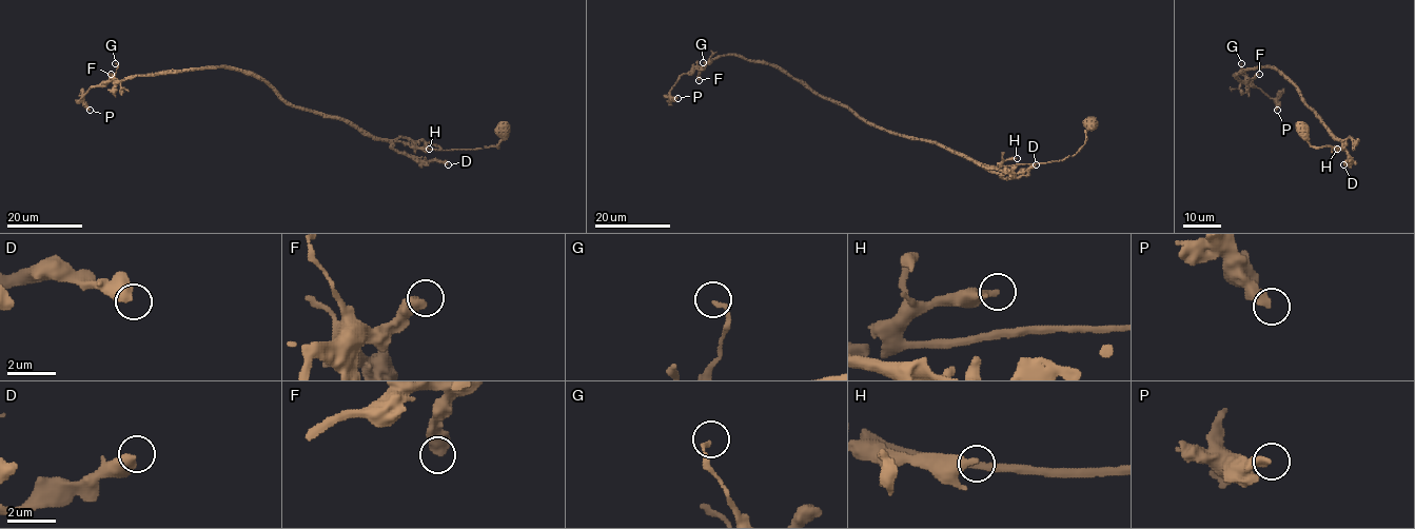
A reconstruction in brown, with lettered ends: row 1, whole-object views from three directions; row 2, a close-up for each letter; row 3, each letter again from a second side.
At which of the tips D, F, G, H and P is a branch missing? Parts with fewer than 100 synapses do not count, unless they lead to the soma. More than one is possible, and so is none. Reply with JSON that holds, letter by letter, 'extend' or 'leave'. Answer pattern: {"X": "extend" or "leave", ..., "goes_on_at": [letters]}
{"D": "leave", "F": "leave", "G": "leave", "H": "leave", "P": "leave", "goes_on_at": []}

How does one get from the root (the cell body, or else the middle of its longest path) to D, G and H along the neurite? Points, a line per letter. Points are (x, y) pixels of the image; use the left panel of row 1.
D: (502, 132), (498, 147), (483, 149), (429, 150), (411, 143), (394, 143), (394, 148), (401, 153), (448, 164)
G: (502, 132), (498, 147), (429, 150), (290, 106), (266, 82), (236, 70), (117, 80), (115, 63)
H: (502, 132), (498, 147), (429, 150), (414, 145), (429, 149)

